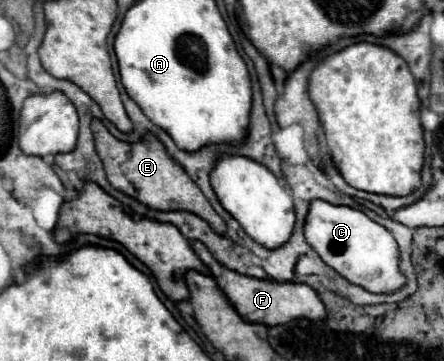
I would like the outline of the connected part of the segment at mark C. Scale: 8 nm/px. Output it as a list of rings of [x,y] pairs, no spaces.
[[[315,199],[309,205],[303,233],[313,251],[353,285],[359,285],[371,293],[387,293],[399,289],[405,283],[405,277],[397,267],[399,249],[393,235],[359,209]]]

